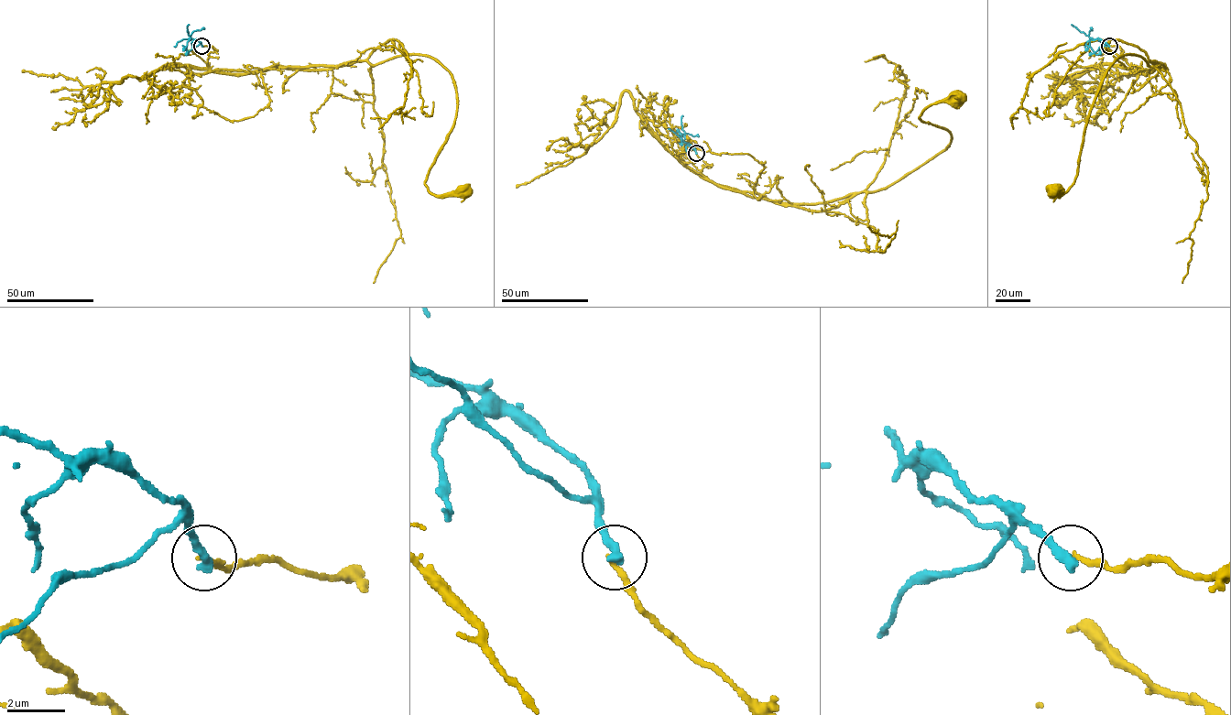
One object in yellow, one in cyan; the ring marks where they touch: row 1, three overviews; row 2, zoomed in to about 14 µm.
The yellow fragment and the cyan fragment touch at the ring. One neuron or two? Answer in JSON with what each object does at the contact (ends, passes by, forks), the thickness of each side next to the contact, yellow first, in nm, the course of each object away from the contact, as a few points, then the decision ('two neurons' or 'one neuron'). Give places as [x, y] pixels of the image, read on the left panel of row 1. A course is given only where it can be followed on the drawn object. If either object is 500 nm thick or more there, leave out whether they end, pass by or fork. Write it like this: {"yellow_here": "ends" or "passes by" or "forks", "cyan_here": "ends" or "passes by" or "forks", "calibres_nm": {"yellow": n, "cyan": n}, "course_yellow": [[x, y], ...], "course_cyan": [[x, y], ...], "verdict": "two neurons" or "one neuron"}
{"yellow_here": "ends", "cyan_here": "ends", "calibres_nm": {"yellow": 180, "cyan": 400}, "course_yellow": [[202, 46], [213, 48], [211, 70], [247, 72], [429, 56], [451, 75], [457, 110], [425, 185], [464, 191]], "course_cyan": [[202, 46], [200, 44], [188, 51], [189, 24]], "verdict": "two neurons"}

